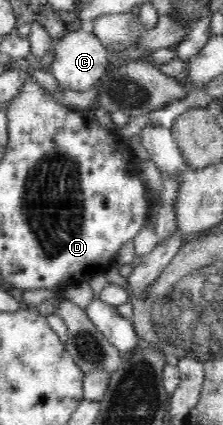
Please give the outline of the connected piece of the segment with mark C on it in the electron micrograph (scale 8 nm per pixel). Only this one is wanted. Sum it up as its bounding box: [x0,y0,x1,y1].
[51,28,110,91]

